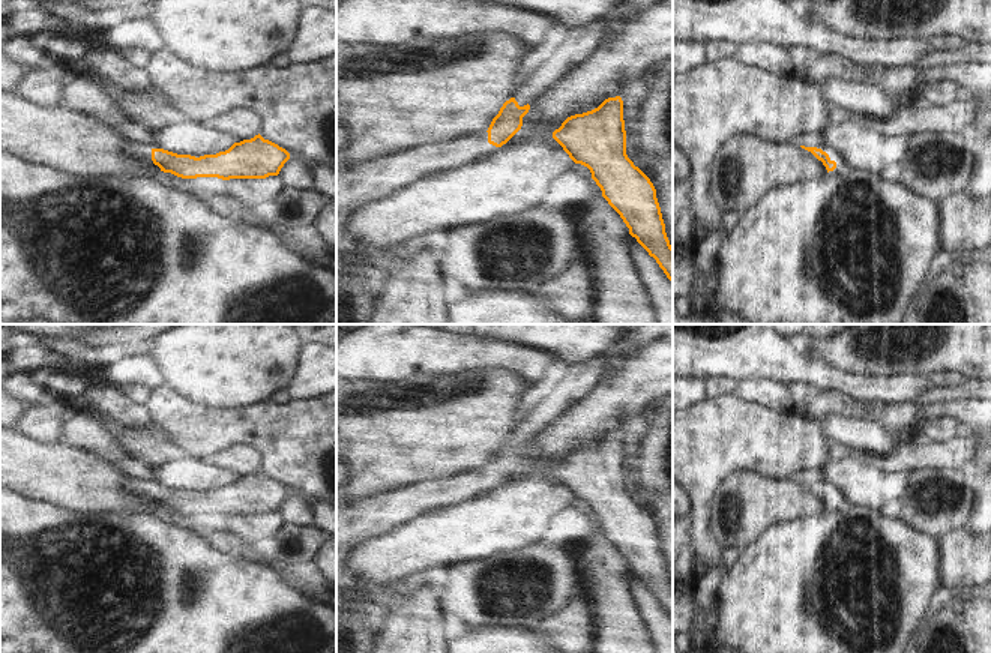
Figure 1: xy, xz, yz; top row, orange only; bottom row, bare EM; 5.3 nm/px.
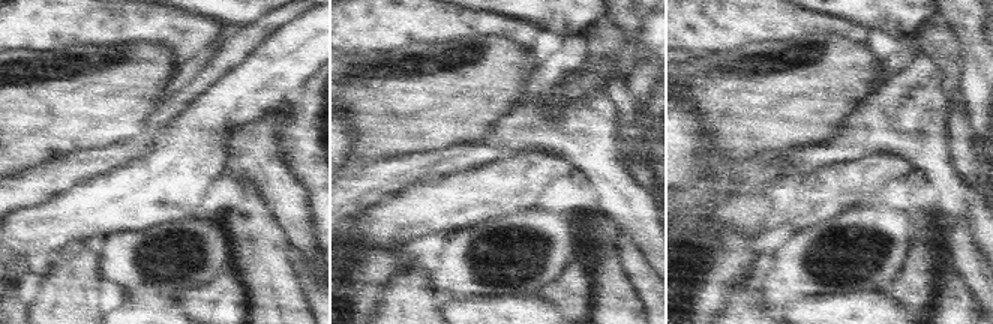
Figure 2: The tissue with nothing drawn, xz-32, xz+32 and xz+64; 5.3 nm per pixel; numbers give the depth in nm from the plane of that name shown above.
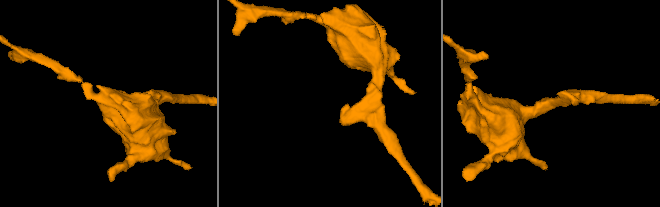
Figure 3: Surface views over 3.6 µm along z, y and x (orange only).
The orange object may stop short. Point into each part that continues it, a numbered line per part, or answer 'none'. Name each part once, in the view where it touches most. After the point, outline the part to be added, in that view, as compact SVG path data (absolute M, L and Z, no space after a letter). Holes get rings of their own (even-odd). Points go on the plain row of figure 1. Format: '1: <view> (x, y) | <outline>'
1: xz (371, 517) | M479 467L447 479L407 485L336 510L336 594L347 584L344 564L353 546L423 512L468 500L488 480L488 468Z

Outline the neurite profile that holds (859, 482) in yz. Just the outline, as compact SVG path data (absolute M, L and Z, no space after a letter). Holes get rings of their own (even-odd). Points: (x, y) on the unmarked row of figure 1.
M835 455L821 468L821 486L853 506L878 512L890 500L901 500L908 483L902 473L886 473L877 464Z

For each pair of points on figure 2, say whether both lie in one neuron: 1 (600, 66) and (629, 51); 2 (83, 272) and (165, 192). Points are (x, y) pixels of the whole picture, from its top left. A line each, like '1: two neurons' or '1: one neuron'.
1: one neuron
2: two neurons

